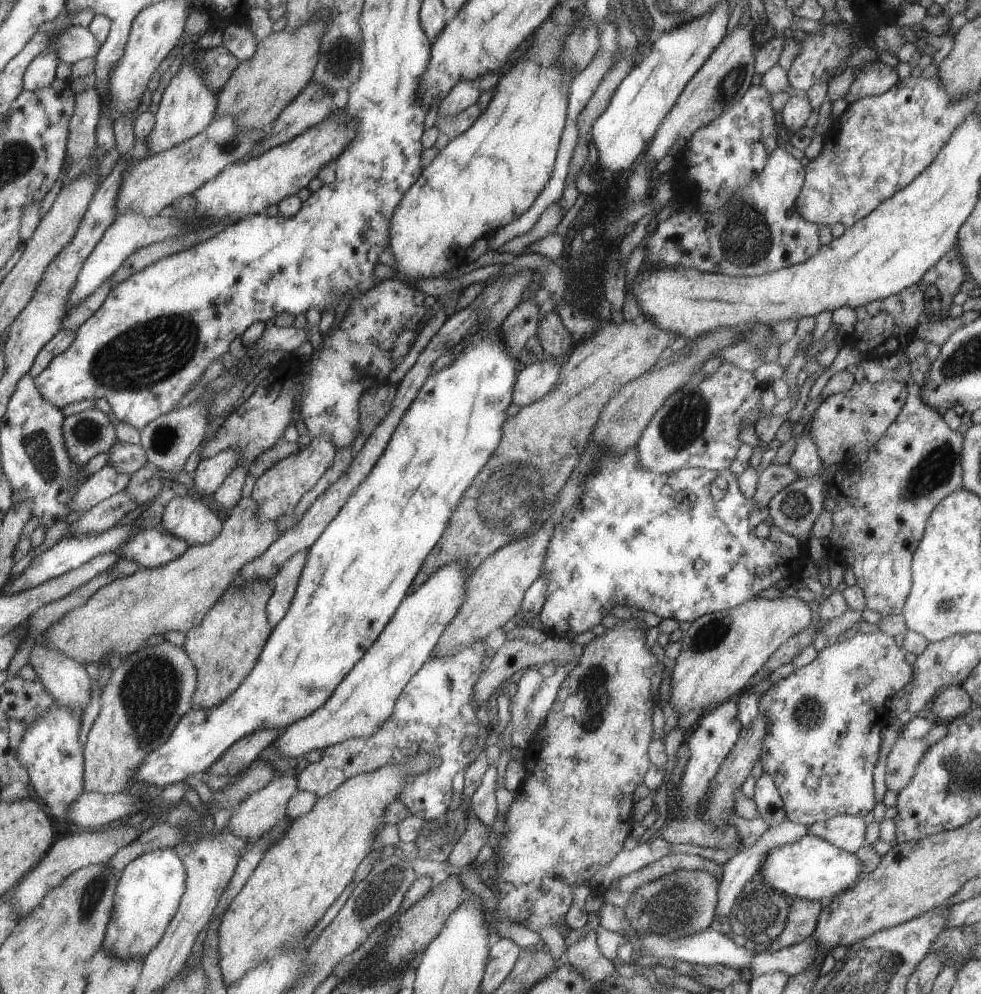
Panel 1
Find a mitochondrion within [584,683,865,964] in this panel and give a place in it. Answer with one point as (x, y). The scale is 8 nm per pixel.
(682, 902)

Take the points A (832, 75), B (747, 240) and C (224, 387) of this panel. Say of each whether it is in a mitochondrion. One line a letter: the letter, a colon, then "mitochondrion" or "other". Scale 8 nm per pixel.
A: other
B: mitochondrion
C: mitochondrion

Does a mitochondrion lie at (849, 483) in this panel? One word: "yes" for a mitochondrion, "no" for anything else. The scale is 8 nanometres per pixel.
no

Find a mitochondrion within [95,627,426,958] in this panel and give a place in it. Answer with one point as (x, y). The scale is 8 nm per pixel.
(151, 689)

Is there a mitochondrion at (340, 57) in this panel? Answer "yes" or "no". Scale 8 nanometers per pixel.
yes

